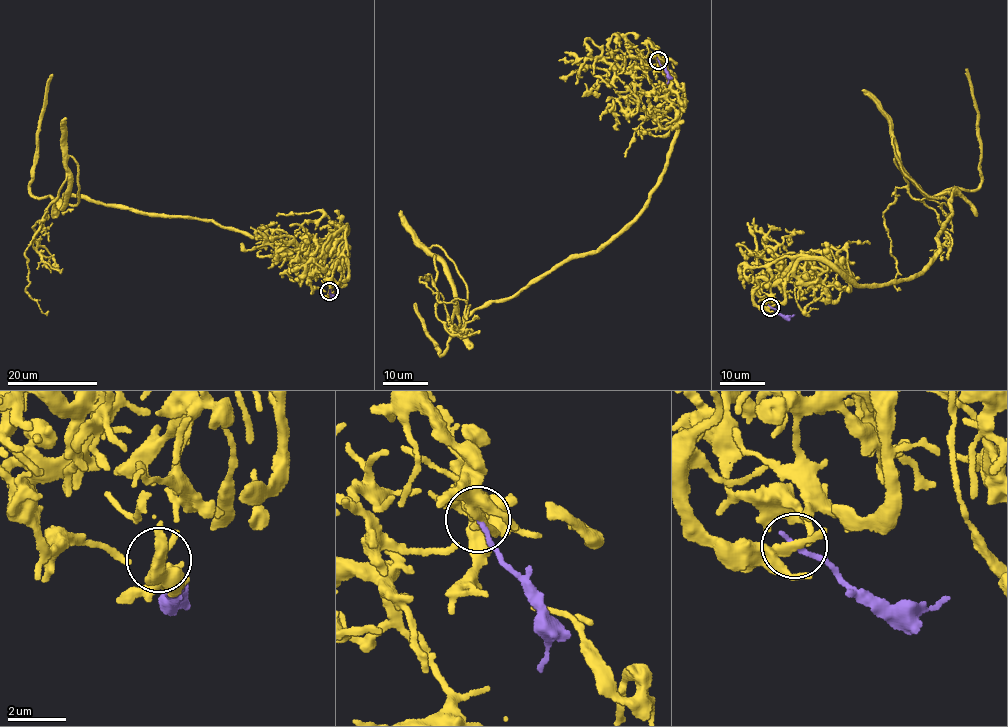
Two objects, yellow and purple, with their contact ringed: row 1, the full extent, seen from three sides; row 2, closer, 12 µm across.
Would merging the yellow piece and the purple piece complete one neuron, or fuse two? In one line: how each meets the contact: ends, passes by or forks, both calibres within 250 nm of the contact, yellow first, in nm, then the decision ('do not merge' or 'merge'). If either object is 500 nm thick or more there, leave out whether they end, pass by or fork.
yellow forks | purple ends | 200/180 nm | do not merge

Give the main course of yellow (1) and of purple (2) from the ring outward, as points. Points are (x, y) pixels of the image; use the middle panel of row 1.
1: (657, 60), (681, 111), (647, 204), (461, 324), (435, 256), (435, 282), (419, 281), (467, 303)
2: (657, 60), (668, 75), (668, 84)

